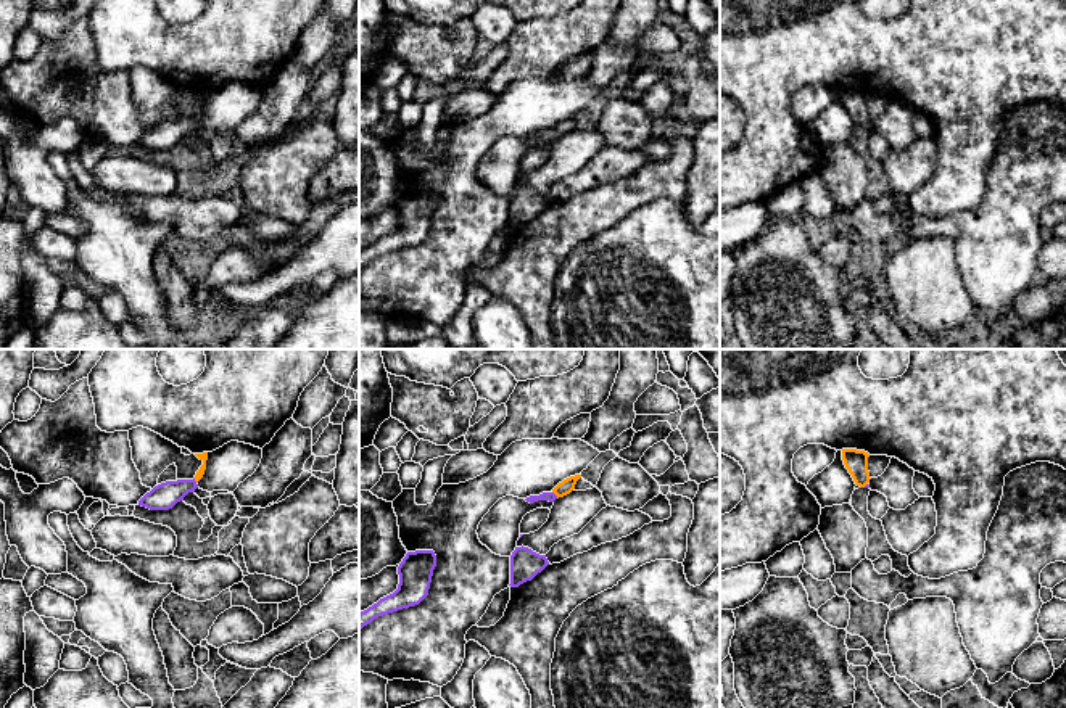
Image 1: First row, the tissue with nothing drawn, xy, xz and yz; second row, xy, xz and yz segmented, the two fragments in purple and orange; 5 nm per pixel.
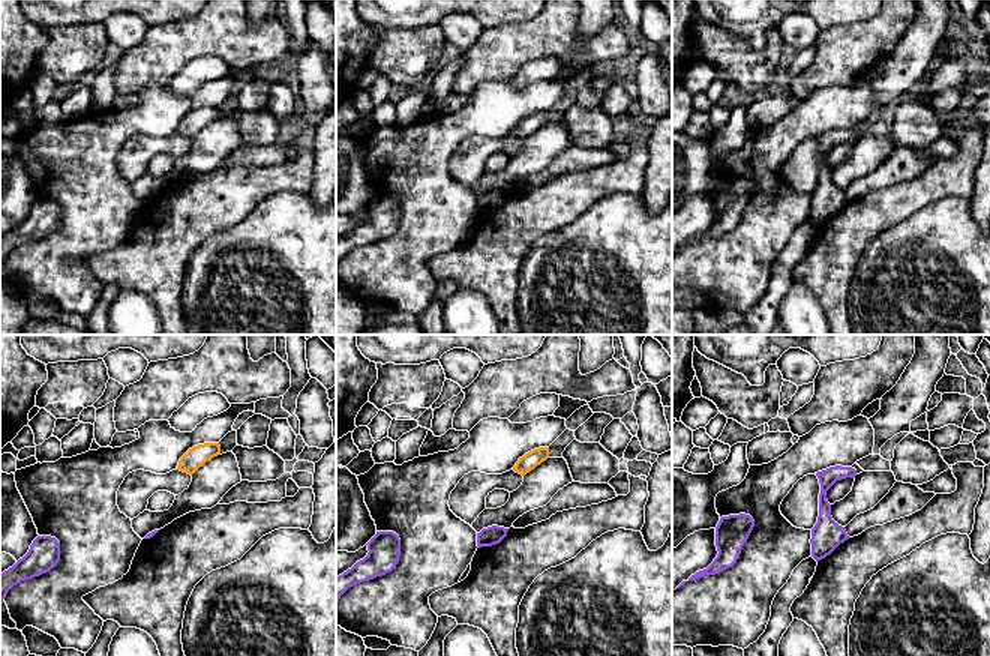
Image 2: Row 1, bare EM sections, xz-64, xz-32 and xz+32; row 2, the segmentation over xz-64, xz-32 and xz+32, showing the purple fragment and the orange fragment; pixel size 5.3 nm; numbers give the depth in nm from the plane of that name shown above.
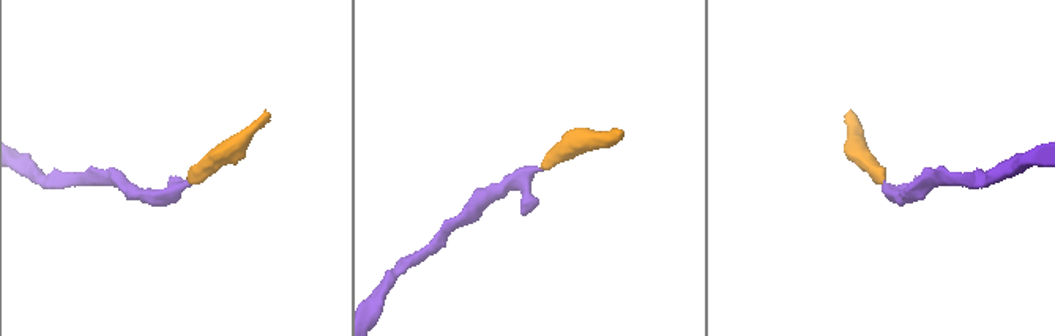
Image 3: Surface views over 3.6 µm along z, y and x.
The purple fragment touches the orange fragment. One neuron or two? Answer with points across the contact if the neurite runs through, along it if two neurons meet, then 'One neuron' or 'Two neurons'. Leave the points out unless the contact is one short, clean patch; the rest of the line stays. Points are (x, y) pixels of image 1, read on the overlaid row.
Path across: xz (546, 496), (554, 494), (564, 488). One neuron

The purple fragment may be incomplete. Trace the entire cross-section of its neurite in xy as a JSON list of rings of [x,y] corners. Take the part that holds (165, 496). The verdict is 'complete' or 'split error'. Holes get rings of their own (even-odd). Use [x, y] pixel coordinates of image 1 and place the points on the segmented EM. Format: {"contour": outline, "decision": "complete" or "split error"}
{"contour": [[[208,452],[195,454],[203,465],[196,471],[193,480],[177,480],[177,481],[166,481],[155,486],[150,492],[147,492],[140,500],[138,505],[147,507],[150,510],[169,510],[177,502],[184,500],[188,492],[195,492],[198,488],[198,481],[203,478],[206,470]]], "decision": "split error"}

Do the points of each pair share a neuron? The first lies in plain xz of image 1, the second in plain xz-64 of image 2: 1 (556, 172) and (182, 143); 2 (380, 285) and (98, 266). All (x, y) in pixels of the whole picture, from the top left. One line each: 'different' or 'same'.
1: different
2: different

